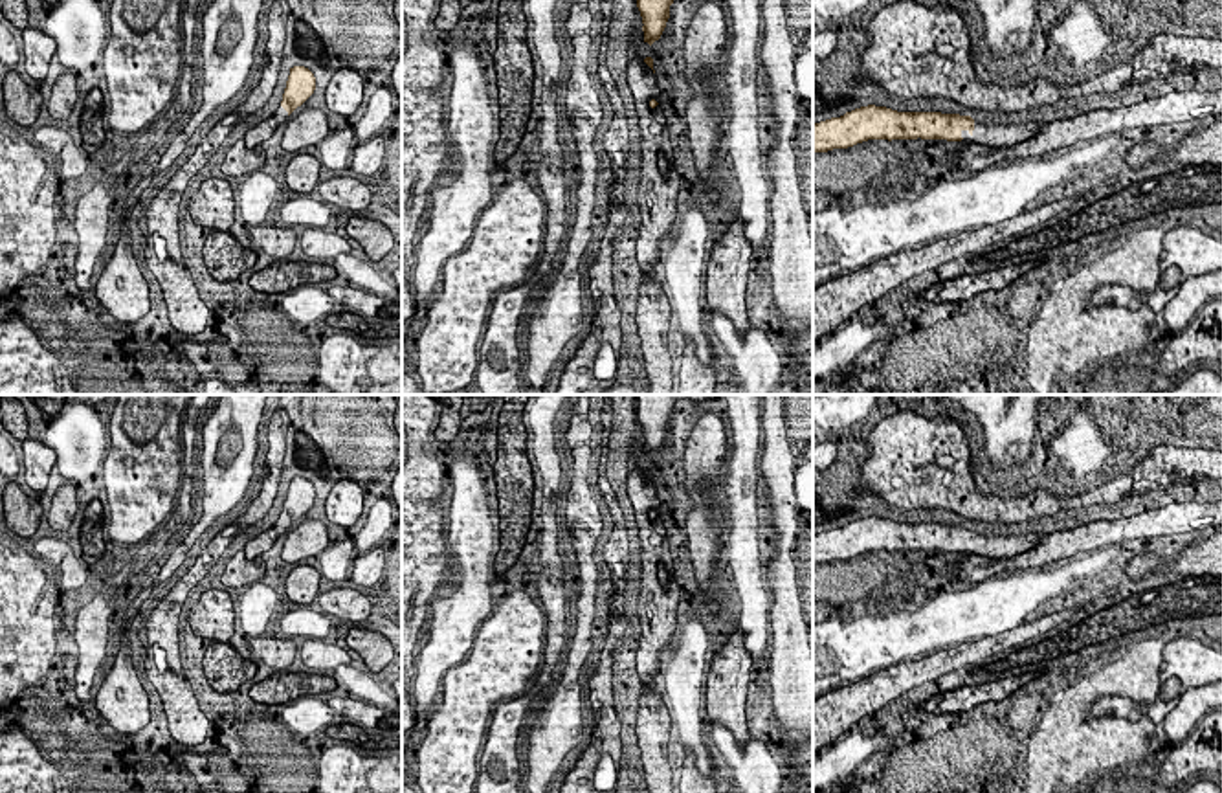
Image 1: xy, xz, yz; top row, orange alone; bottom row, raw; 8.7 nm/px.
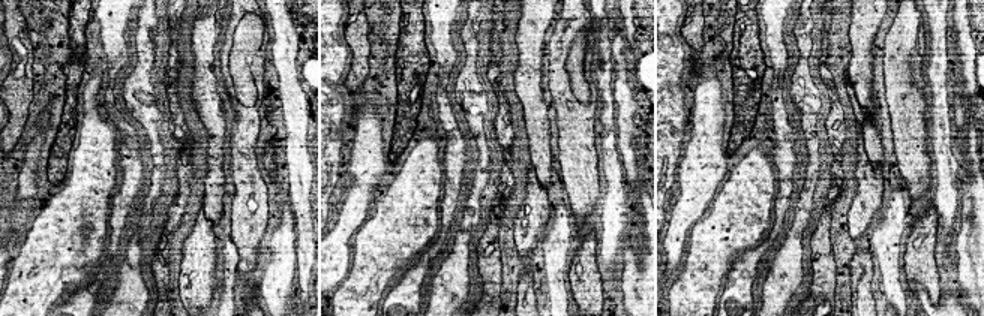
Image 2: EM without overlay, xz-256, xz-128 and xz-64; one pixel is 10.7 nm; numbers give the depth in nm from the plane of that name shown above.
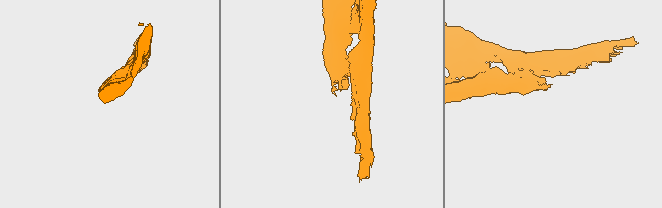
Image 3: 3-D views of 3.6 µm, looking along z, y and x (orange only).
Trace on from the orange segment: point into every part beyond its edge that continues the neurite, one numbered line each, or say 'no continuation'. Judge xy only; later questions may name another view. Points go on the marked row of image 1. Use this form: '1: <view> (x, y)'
1: xy (265, 129)

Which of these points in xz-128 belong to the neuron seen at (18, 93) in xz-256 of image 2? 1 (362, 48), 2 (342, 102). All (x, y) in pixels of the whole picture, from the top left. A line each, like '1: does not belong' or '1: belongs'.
1: belongs
2: does not belong

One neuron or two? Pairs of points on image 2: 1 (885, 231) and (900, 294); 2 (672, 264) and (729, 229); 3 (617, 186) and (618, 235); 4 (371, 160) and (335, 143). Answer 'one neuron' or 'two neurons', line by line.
1: one neuron
2: two neurons
3: one neuron
4: two neurons

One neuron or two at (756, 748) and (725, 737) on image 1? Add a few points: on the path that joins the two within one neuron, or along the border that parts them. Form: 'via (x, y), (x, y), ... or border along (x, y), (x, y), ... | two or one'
via (747, 757), (742, 759), (729, 746) | one

